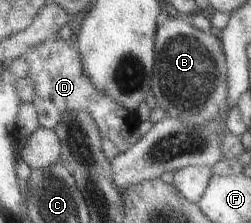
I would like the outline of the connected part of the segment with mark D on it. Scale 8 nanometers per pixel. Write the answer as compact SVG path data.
M56 36L29 47L20 57L27 64L24 77L34 82L34 97L31 103L37 114L37 126L54 130L63 112L84 111L92 117L101 138L108 138L121 153L141 136L138 132L138 117L134 111L128 112L120 103L98 90L85 77L79 54L74 47L69 41L63 41Z

